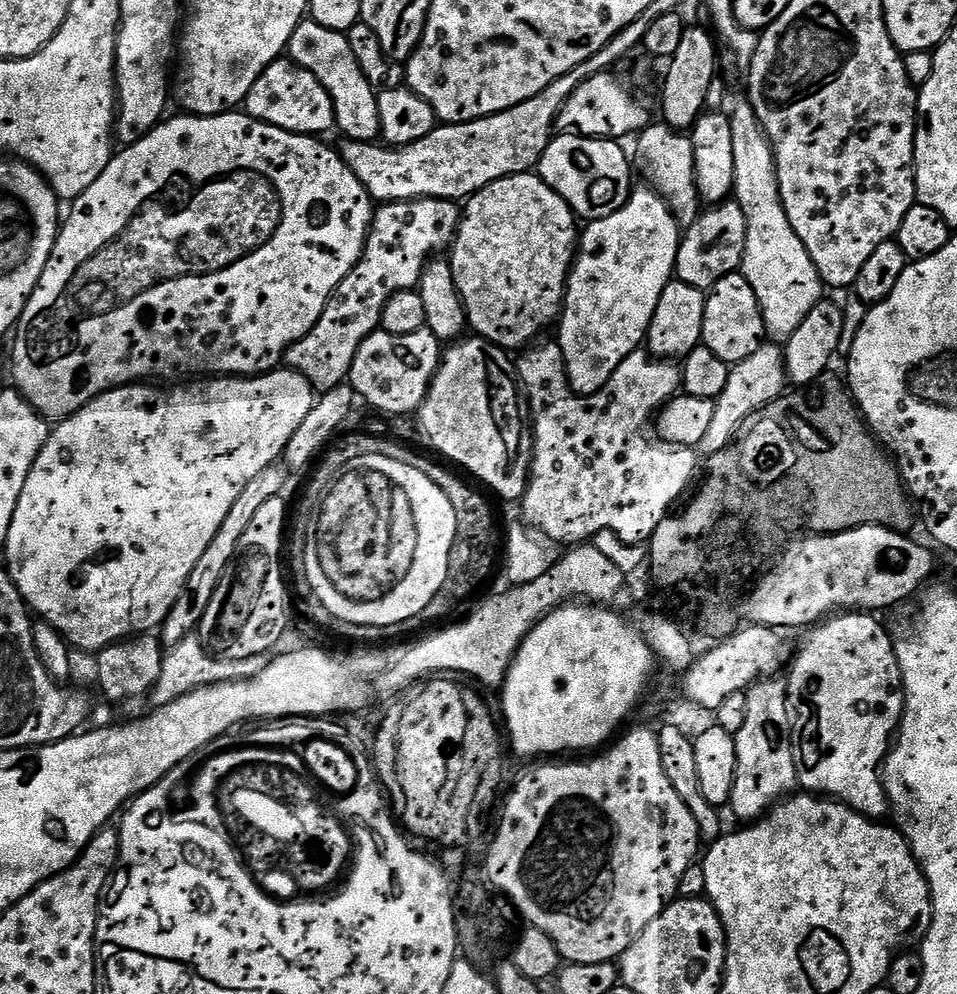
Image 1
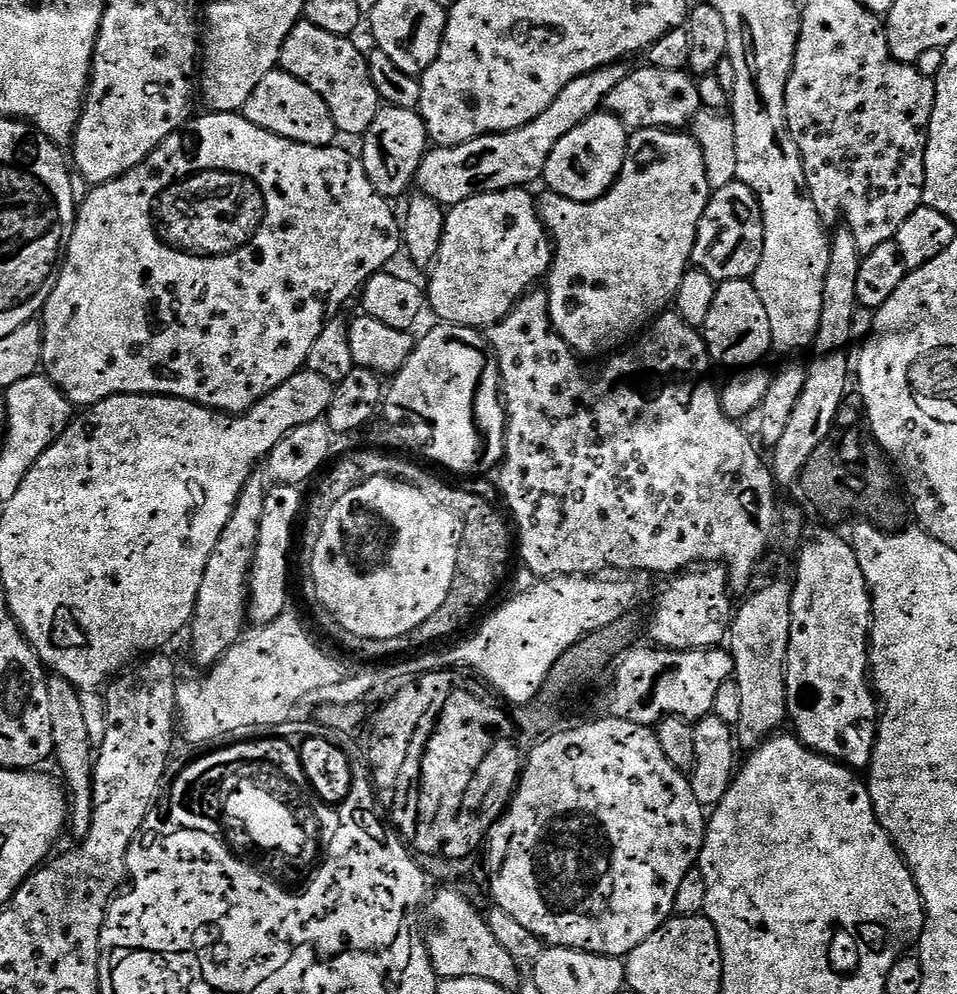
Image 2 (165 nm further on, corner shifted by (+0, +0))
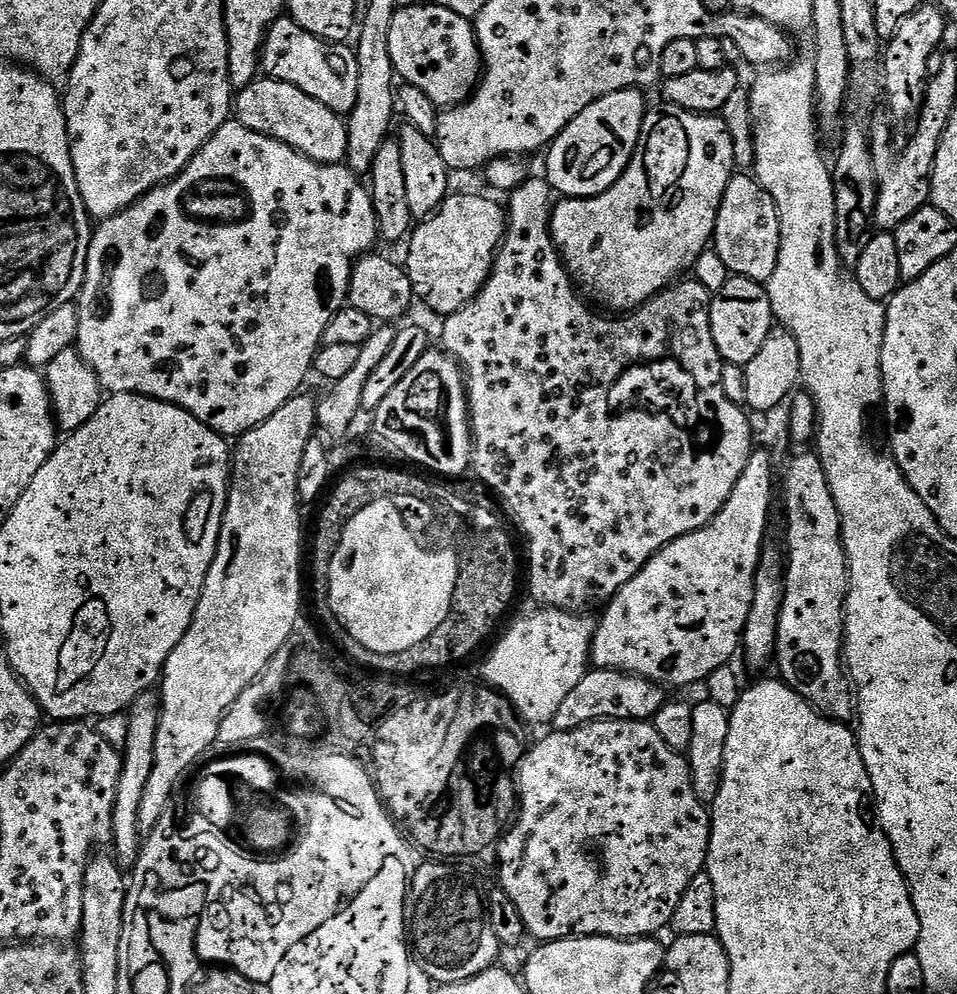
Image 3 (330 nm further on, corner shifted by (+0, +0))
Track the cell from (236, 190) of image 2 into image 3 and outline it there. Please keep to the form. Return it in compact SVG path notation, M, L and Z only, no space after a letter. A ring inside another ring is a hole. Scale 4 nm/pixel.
M229 122L222 125L206 141L202 148L194 154L194 158L190 158L190 162L173 180L168 181L167 184L159 184L158 187L152 188L147 194L140 197L136 203L128 208L123 208L116 216L101 219L95 225L92 233L92 241L88 247L88 261L86 262L86 270L84 271L84 281L80 287L80 294L74 301L76 313L78 314L78 332L74 347L82 359L94 370L94 374L98 374L98 382L100 383L101 389L108 394L134 392L137 396L149 396L155 400L173 404L190 414L194 414L194 418L198 418L198 422L202 422L206 427L212 428L217 434L225 438L239 438L244 433L249 432L254 426L266 422L266 418L270 418L270 414L282 410L282 406L286 402L290 402L290 398L297 395L303 389L300 387L303 386L304 379L308 376L308 371L310 373L313 371L317 355L322 347L324 331L326 330L326 326L330 326L330 318L334 318L334 314L345 307L348 299L348 287L350 286L350 278L352 277L353 263L359 260L361 256L371 253L375 249L372 247L378 244L378 229L376 227L374 206L372 205L372 193L369 185L365 181L363 184L360 180L363 179L357 173L353 172L347 163L319 164L310 158L306 158L301 152L294 151L290 146L278 142L274 138L258 134L254 130L242 126L239 122Z

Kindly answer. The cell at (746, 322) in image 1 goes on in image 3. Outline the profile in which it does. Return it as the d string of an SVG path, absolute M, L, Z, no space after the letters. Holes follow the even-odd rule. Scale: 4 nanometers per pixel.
M733 275L722 286L722 290L715 293L712 298L712 307L710 308L710 330L714 334L714 346L718 346L720 356L729 364L739 364L741 366L750 362L758 350L762 350L762 342L772 333L774 327L774 317L770 298L768 297L767 287L763 283L751 280L748 277Z

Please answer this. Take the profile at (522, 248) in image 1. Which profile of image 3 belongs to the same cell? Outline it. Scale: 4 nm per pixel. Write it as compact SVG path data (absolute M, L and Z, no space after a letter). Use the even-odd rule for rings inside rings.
M450 194L435 213L417 223L407 237L408 264L406 271L412 283L412 295L420 300L440 318L462 310L482 290L482 286L490 278L492 263L496 261L496 253L500 251L500 243L504 241L506 231L506 212L492 200L484 196L456 196Z

